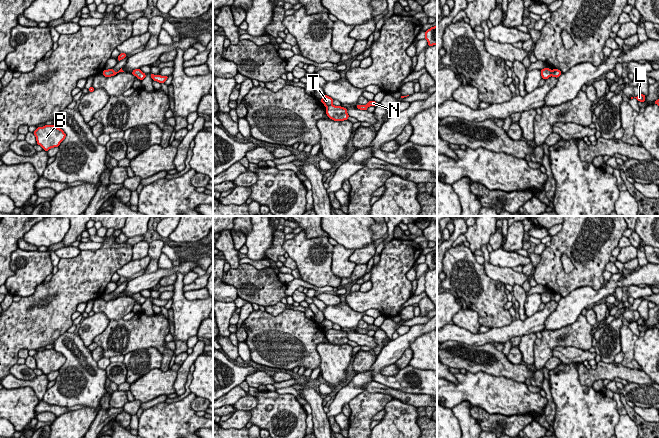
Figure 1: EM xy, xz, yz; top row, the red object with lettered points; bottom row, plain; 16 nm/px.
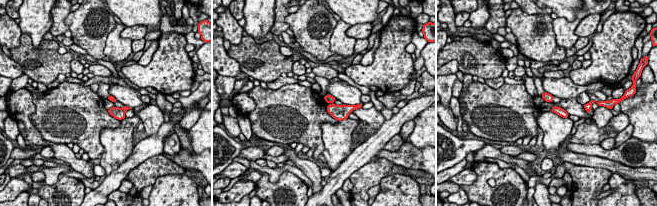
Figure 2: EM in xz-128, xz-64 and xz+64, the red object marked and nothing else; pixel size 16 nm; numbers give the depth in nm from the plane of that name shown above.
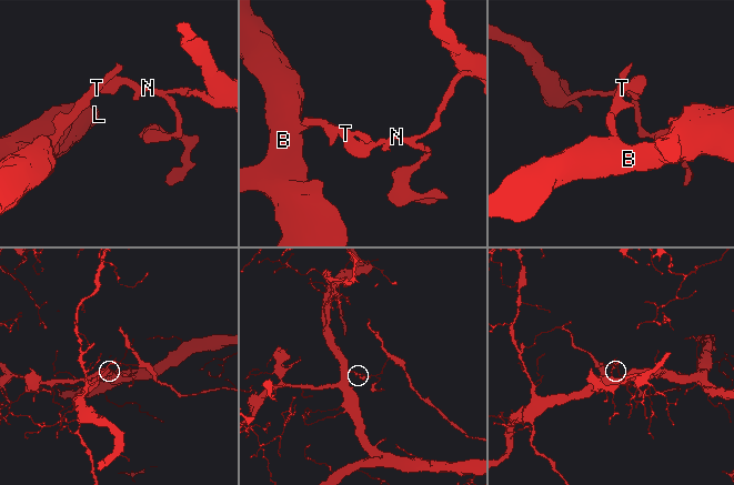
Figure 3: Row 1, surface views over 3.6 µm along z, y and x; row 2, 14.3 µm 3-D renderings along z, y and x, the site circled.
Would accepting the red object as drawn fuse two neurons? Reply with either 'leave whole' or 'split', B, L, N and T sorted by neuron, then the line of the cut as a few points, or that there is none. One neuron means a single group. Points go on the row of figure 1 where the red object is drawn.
split; groups B L T / N; cut xz (331, 104), (326, 107)

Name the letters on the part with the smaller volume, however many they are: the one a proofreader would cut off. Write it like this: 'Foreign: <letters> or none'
Foreign: N

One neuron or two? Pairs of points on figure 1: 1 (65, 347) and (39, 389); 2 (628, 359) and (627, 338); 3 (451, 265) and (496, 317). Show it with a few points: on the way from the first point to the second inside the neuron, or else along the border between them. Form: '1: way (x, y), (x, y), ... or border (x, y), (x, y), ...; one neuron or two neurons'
1: border (47, 389), (42, 400); two neurons
2: way (628, 354), (627, 343); one neuron
3: way (469, 261), (480, 277), (483, 297), (485, 299); one neuron

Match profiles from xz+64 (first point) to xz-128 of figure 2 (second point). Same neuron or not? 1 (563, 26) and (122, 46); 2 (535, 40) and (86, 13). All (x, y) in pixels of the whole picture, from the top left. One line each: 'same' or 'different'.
1: same
2: same

